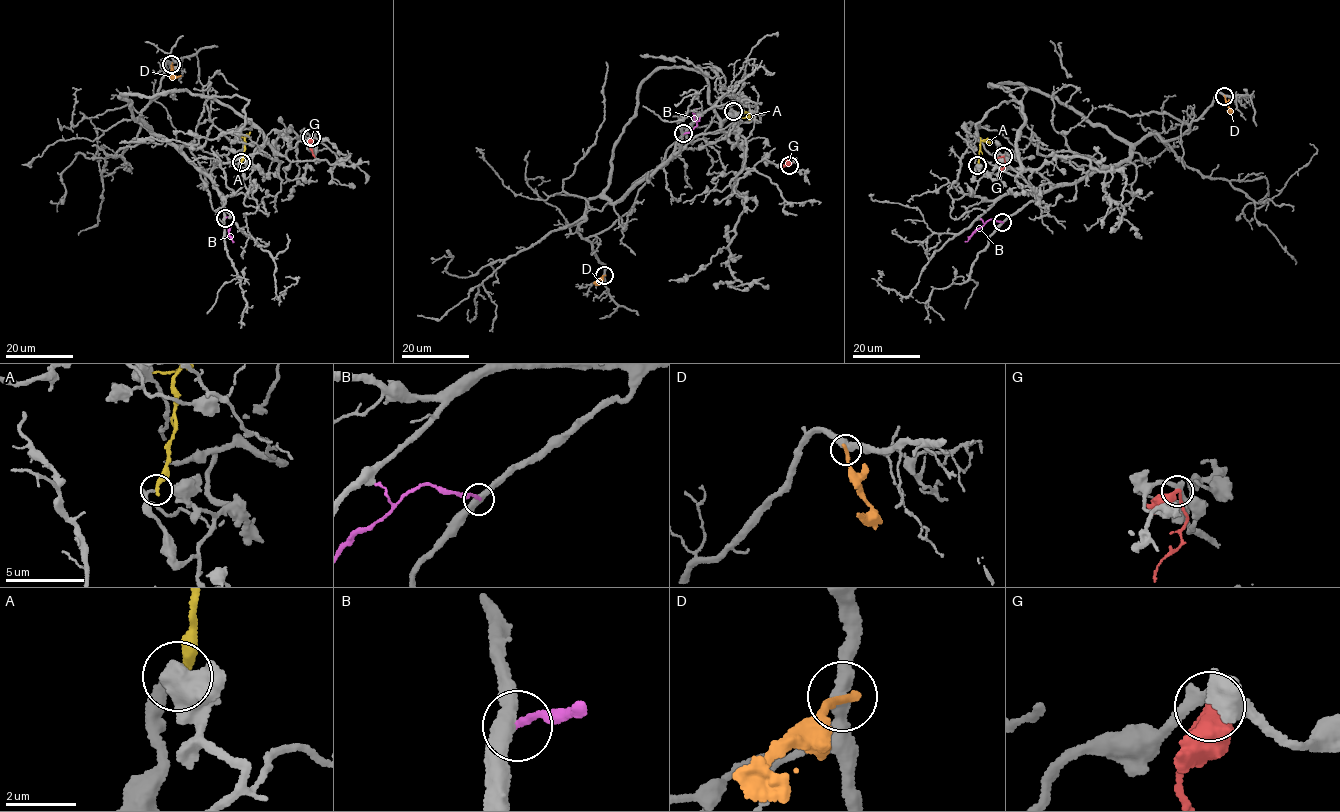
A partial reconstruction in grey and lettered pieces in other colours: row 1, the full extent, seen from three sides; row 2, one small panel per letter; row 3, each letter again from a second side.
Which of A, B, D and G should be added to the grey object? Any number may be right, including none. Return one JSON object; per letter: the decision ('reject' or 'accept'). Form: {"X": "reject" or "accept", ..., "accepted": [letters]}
{"A": "reject", "B": "reject", "D": "reject", "G": "reject", "accepted": []}

